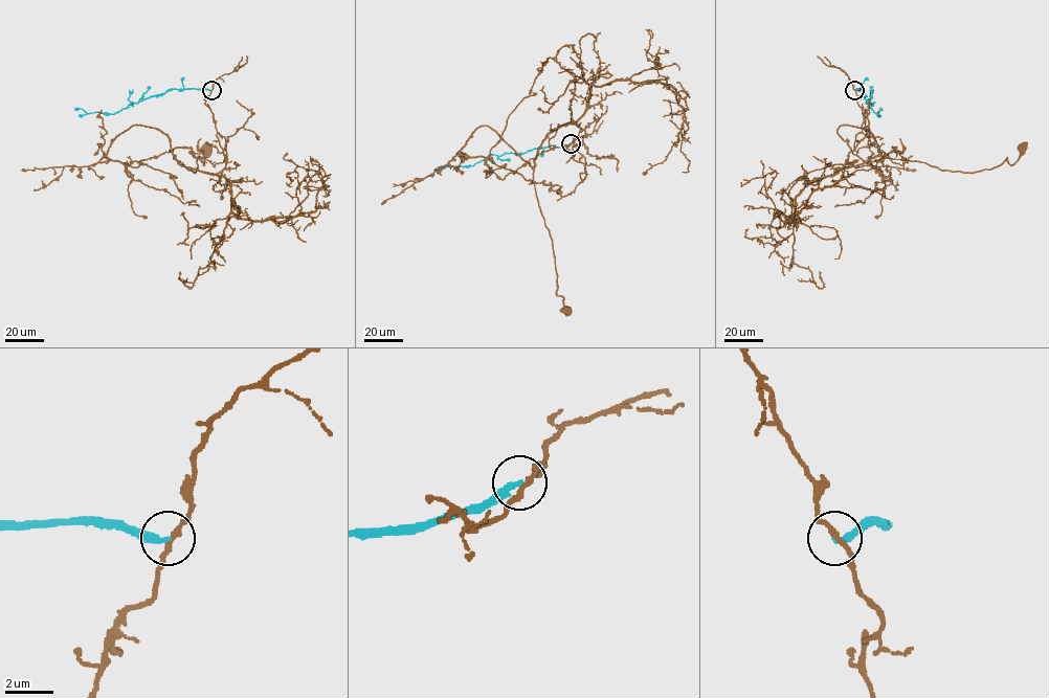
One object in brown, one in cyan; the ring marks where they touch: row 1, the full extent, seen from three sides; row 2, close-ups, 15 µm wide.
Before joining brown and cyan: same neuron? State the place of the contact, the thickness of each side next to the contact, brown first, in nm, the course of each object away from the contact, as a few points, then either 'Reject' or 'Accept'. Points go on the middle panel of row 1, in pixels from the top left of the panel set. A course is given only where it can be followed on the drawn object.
Place: (571, 143). Thickness 200 nm (brown) against 260 nm. Course of brown: (571, 143), (564, 147), (573, 153), (585, 136), (574, 124), (548, 134), (533, 173), (556, 294), (566, 309). Course of cyan: (571, 143), (525, 153), (491, 154), (473, 165), (434, 170). Reject

